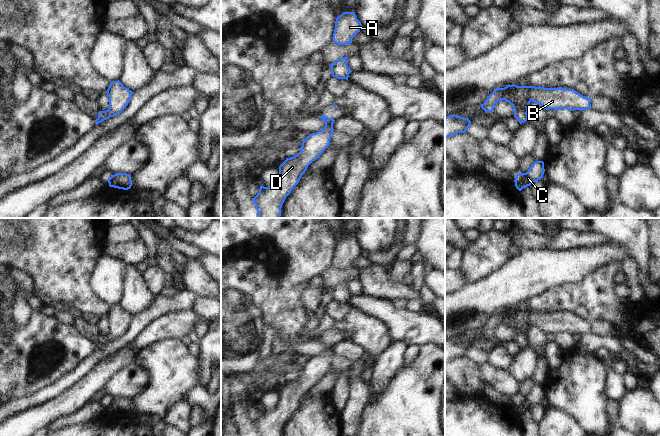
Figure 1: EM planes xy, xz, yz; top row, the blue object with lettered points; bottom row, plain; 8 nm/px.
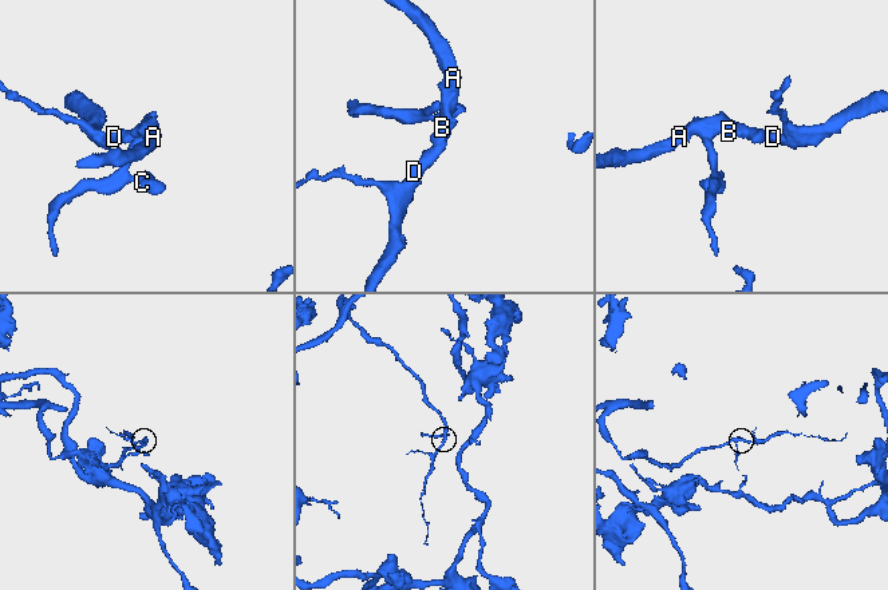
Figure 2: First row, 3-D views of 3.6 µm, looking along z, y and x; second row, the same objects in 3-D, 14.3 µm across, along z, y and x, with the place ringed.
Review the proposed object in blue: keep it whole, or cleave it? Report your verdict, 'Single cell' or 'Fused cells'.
Single cell.

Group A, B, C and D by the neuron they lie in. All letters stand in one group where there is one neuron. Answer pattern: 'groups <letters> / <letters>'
groups A B C D

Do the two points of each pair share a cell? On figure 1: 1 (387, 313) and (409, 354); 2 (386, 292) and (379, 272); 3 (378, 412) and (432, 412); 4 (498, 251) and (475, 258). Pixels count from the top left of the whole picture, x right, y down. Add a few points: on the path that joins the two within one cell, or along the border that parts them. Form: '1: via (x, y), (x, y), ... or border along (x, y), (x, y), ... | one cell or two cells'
1: border along (407, 344), (417, 344), (420, 346) | two cells
2: via (383, 287), (379, 283), (379, 277) | one cell
3: via (391, 412), (419, 412) | one cell
4: via (492, 251), (481, 258) | one cell

